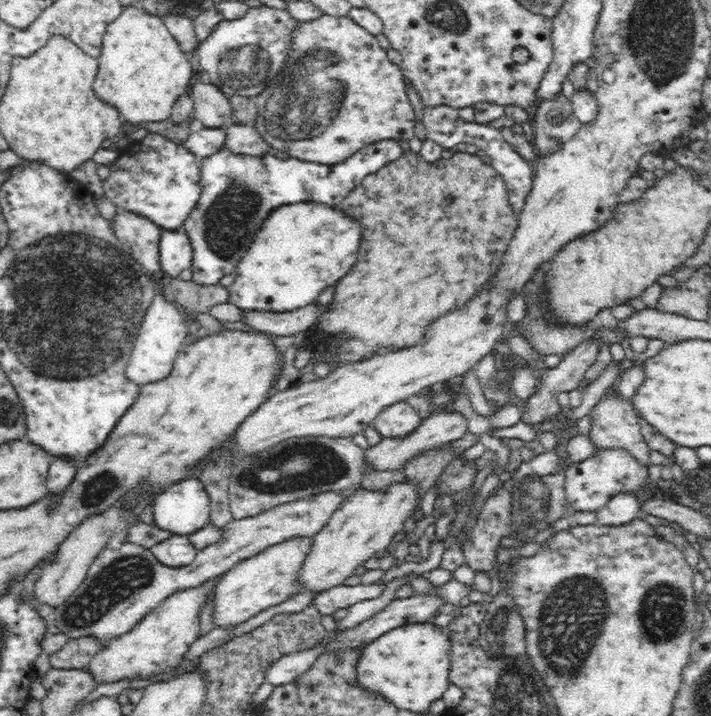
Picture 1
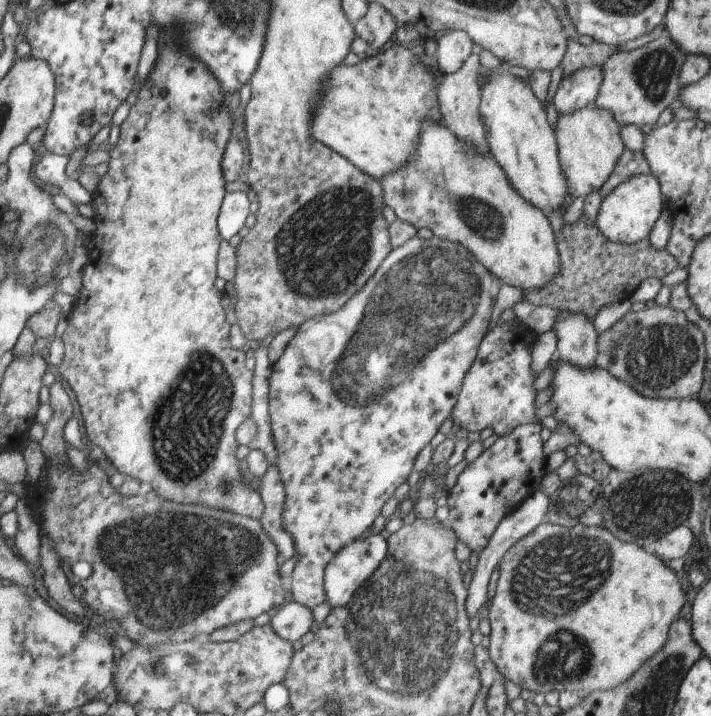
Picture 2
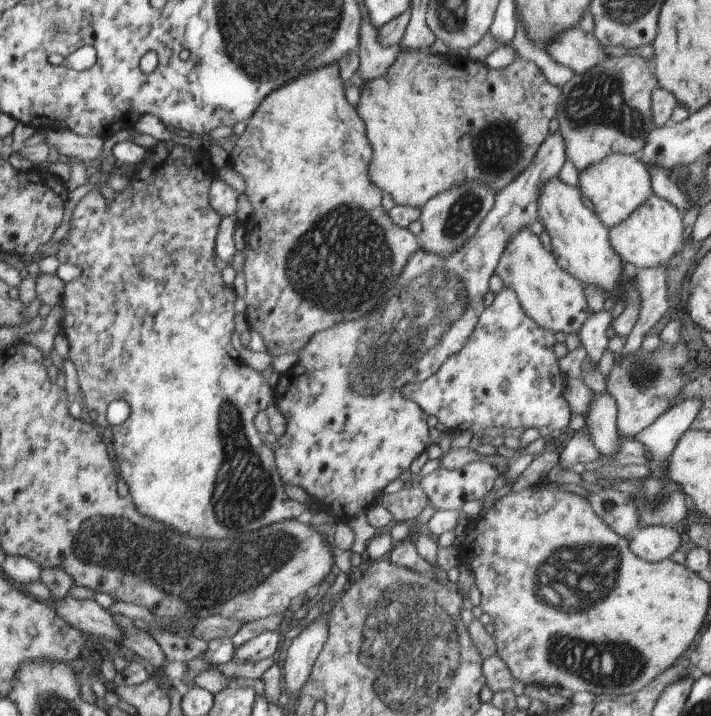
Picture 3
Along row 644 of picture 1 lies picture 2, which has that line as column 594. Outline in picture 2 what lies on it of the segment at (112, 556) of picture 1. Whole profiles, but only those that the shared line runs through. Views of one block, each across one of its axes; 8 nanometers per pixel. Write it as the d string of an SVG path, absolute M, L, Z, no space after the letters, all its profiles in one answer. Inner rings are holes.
M666 31L642 48L630 52L618 51L600 66L602 83L593 106L608 110L620 127L634 124L643 130L651 129L660 114L678 99L680 70L686 60L687 54L674 44Z

